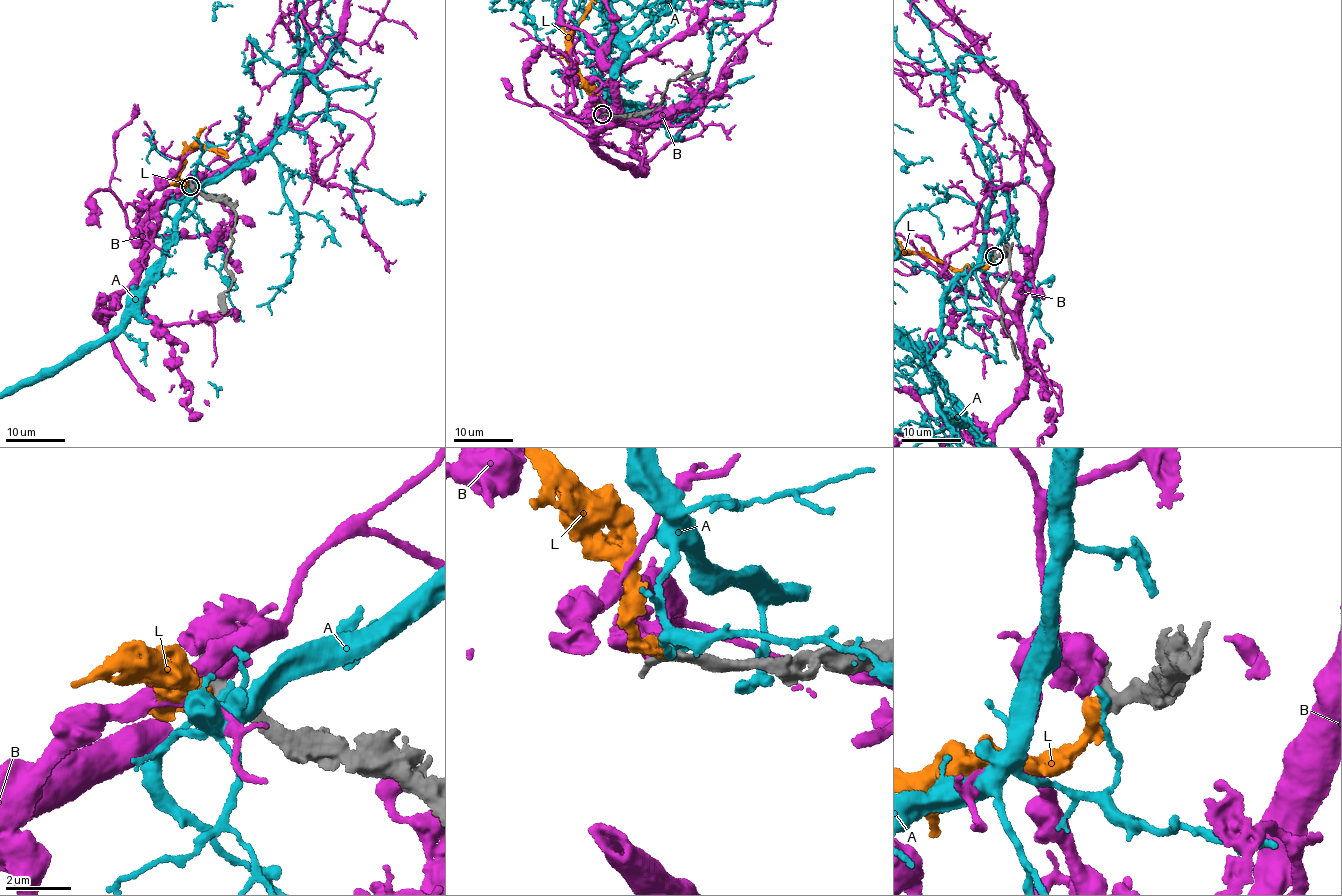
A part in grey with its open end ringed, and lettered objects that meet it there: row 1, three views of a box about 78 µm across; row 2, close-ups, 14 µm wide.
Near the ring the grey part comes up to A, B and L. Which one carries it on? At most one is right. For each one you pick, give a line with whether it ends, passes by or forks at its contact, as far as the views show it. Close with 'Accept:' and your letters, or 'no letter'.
L: it ends
Accept: L

